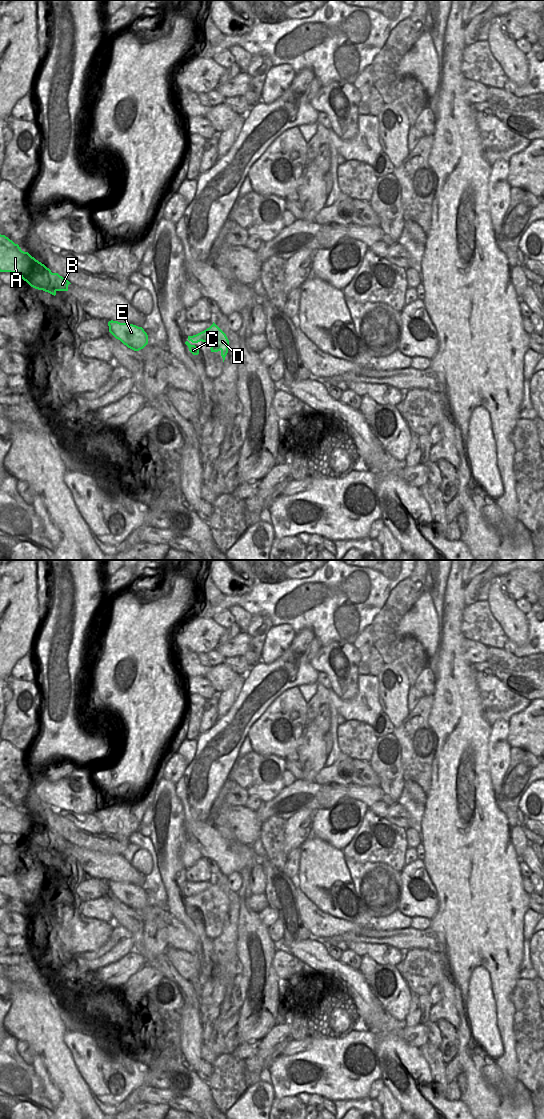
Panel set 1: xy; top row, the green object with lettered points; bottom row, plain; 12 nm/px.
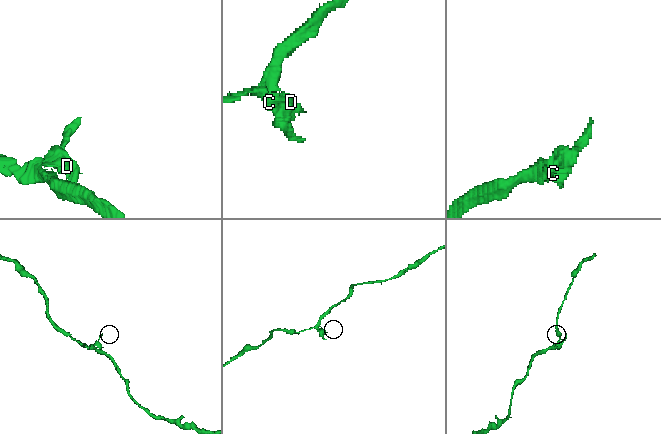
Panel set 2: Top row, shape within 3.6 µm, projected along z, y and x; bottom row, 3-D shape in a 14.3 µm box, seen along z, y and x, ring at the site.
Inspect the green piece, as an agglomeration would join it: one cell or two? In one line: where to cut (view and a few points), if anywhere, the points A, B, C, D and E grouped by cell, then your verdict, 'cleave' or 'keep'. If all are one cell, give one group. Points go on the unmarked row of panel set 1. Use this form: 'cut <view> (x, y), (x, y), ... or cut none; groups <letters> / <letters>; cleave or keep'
cut none; groups A B C D E; keep

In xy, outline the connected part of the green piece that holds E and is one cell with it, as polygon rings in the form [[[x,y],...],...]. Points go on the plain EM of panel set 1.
[[[109,881],[109,892],[128,908],[139,911],[148,904],[148,895],[142,887],[133,884]]]

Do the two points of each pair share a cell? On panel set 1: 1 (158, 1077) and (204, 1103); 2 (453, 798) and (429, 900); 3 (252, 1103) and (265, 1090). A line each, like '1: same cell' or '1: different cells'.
1: different cells
2: different cells
3: same cell

